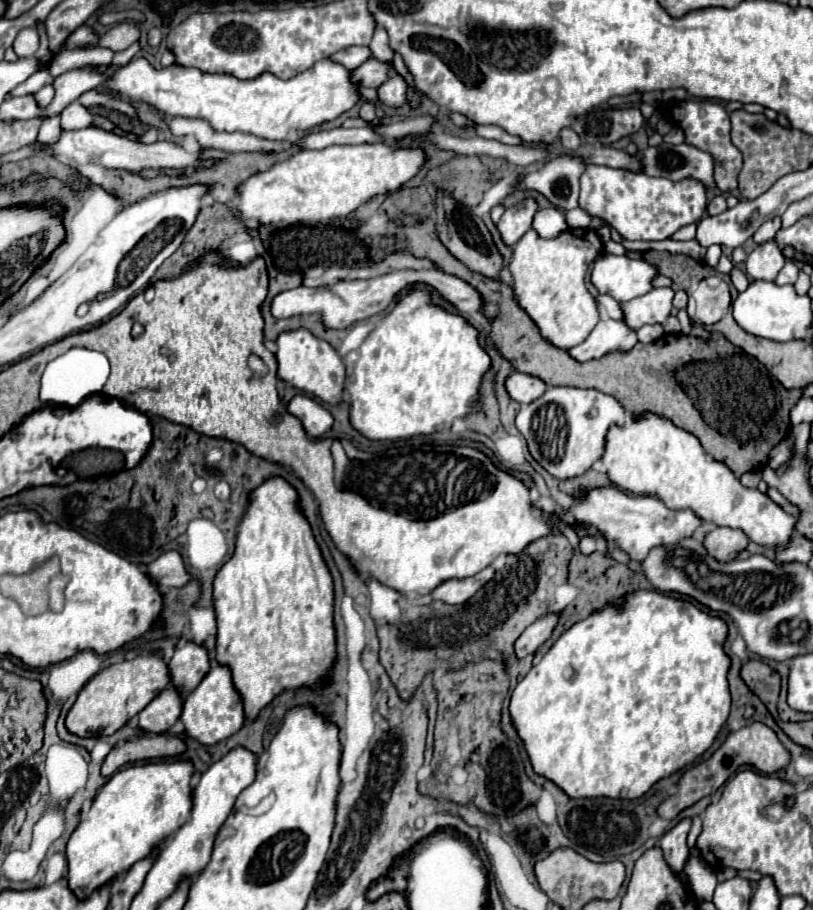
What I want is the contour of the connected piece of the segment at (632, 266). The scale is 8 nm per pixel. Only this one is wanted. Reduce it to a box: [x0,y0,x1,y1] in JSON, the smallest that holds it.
[590,254,656,302]

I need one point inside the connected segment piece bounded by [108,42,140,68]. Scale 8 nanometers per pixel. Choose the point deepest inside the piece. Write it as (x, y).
(124, 57)

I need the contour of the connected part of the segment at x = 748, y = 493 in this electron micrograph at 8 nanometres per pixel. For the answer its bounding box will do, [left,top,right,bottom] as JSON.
[602,414,794,546]

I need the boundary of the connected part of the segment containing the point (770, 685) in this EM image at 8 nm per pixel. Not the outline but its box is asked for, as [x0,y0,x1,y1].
[740,660,780,716]

